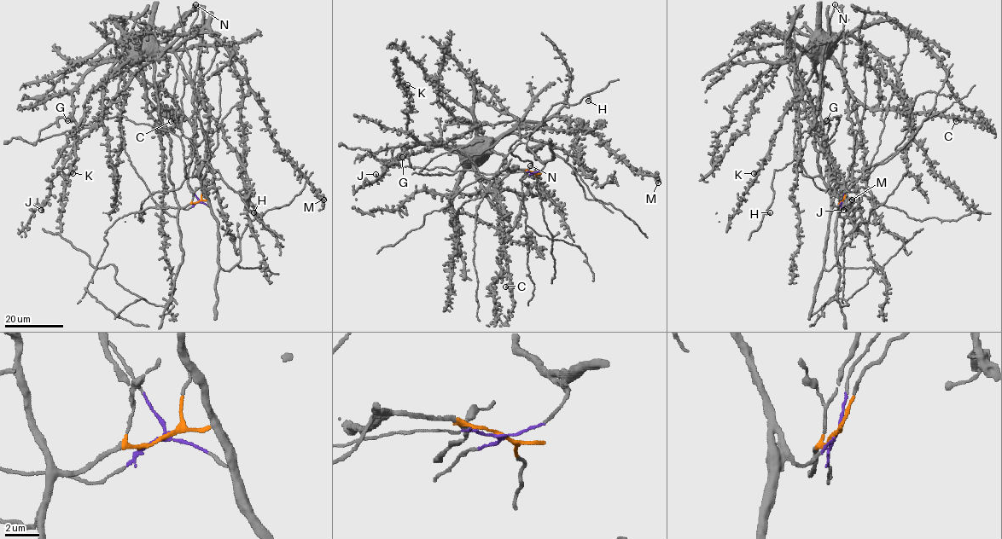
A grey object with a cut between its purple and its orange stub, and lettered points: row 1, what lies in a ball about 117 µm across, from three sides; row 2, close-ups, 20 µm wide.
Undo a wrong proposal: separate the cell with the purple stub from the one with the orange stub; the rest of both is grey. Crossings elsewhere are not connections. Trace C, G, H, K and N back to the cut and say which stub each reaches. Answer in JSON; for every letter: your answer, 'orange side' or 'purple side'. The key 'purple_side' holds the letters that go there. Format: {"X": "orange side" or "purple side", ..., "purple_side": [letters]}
{"C": "orange side", "G": "purple side", "H": "purple side", "K": "orange side", "N": "purple side", "purple_side": ["G", "H", "N"]}

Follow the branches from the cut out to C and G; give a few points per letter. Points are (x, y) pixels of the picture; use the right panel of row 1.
C: (841, 201), (840, 217), (858, 204), (849, 96), (872, 109), (945, 115), (956, 117), (956, 121)
G: (842, 201), (835, 205), (820, 176), (806, 176), (795, 156), (805, 130), (840, 115), (824, 141), (826, 120)

